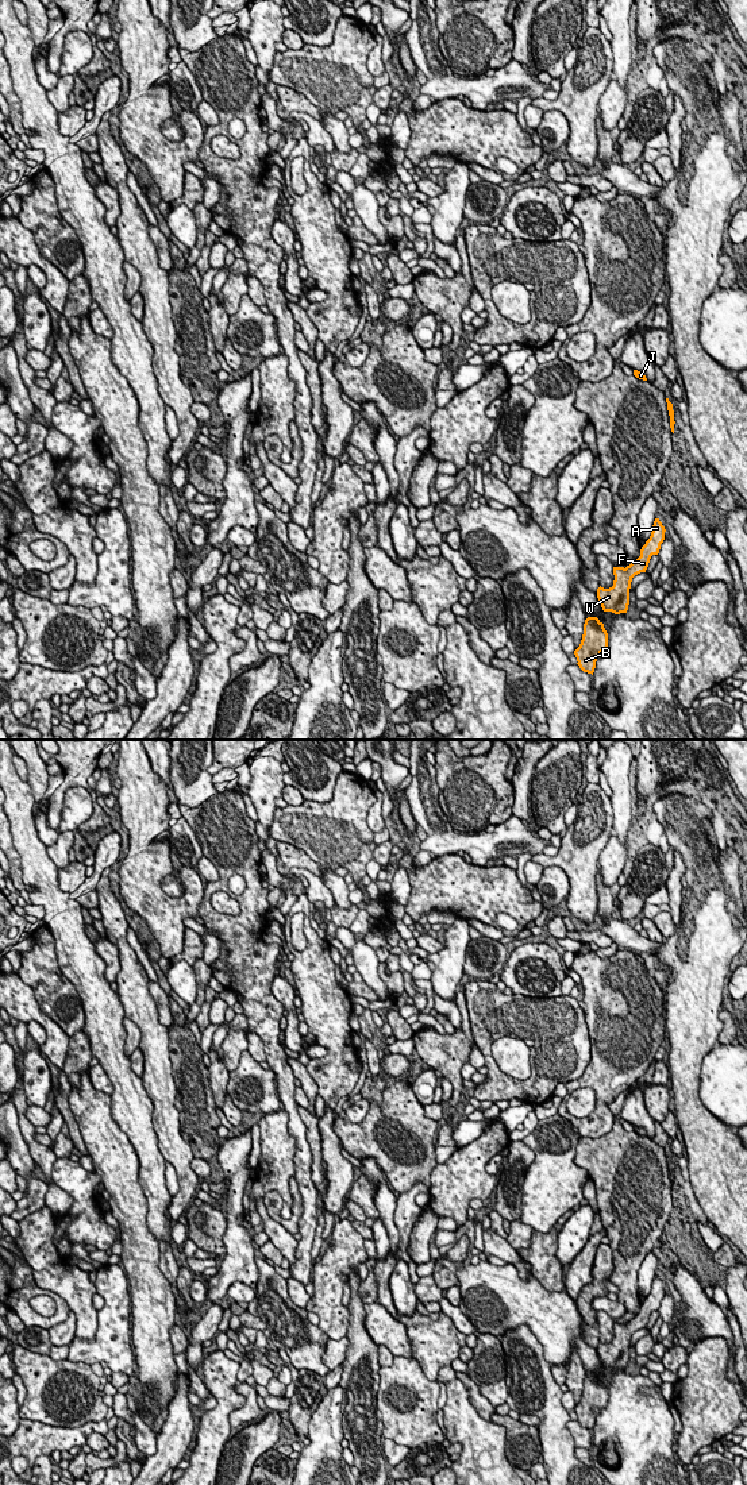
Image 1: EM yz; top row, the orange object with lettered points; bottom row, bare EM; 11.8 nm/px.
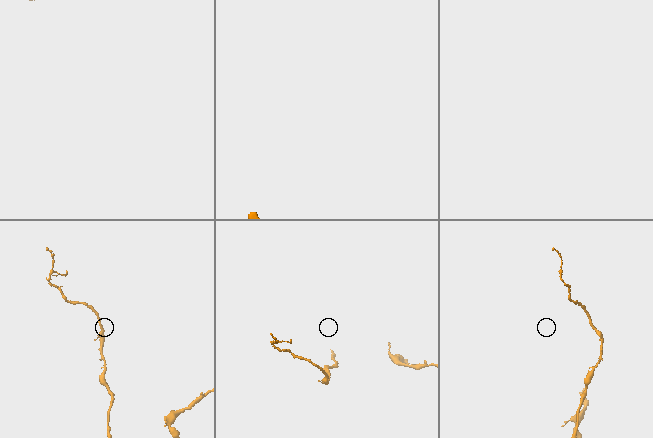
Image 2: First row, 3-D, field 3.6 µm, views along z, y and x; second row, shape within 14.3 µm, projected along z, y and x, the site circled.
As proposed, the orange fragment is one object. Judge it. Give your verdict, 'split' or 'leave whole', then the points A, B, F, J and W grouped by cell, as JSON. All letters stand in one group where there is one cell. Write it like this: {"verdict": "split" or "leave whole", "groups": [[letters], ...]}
{"verdict": "leave whole", "groups": [["A", "B", "F", "J", "W"]]}

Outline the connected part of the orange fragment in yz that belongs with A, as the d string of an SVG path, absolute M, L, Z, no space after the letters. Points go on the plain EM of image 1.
M655 1274L650 1295L640 1305L640 1312L629 1322L613 1323L613 1342L609 1345L598 1343L597 1354L604 1368L615 1370L627 1369L629 1361L629 1345L632 1334L640 1328L646 1328L652 1311L658 1311L661 1300L665 1296L665 1282Z

